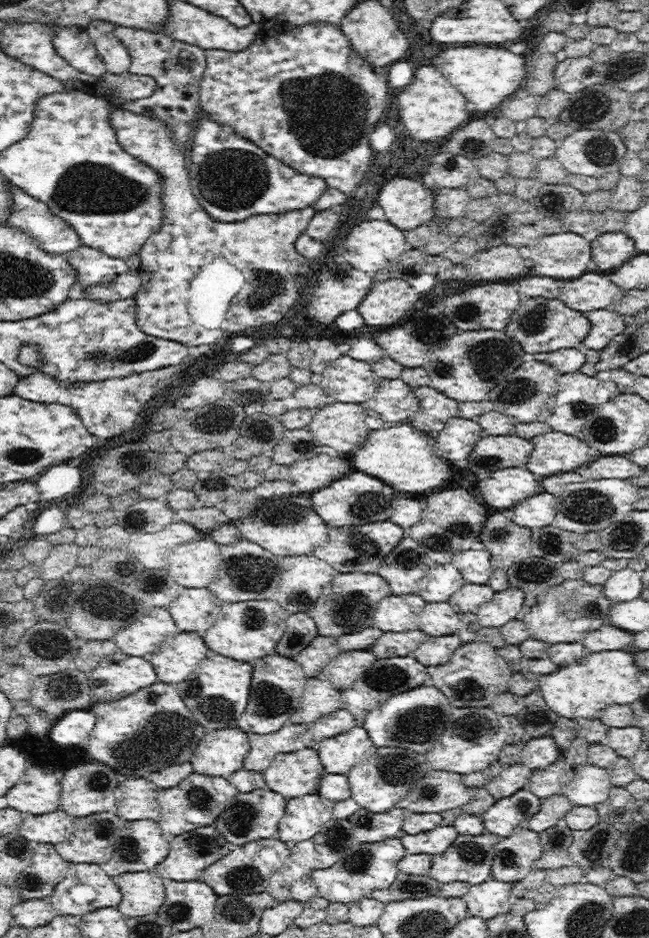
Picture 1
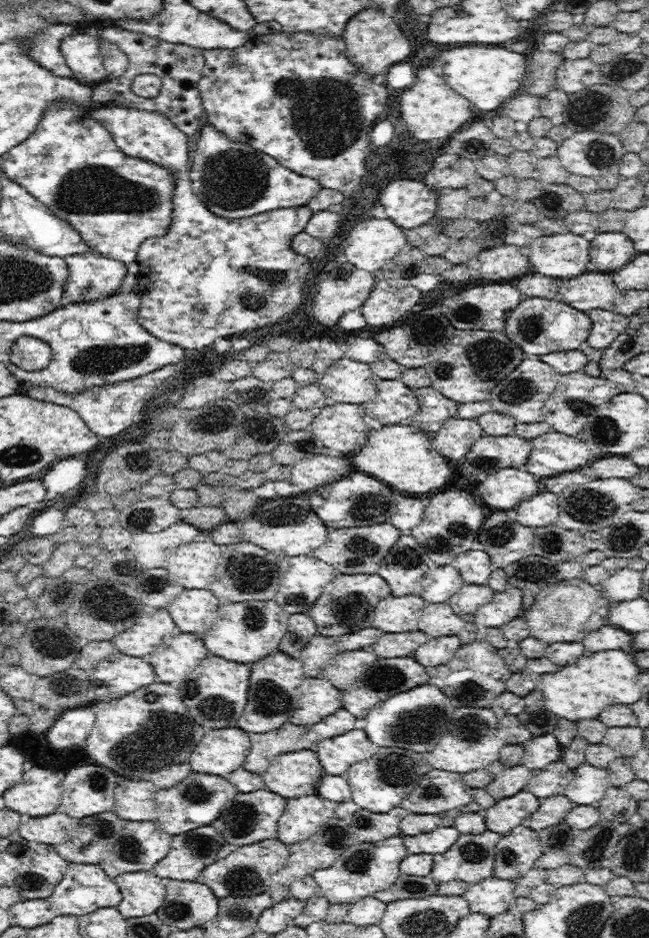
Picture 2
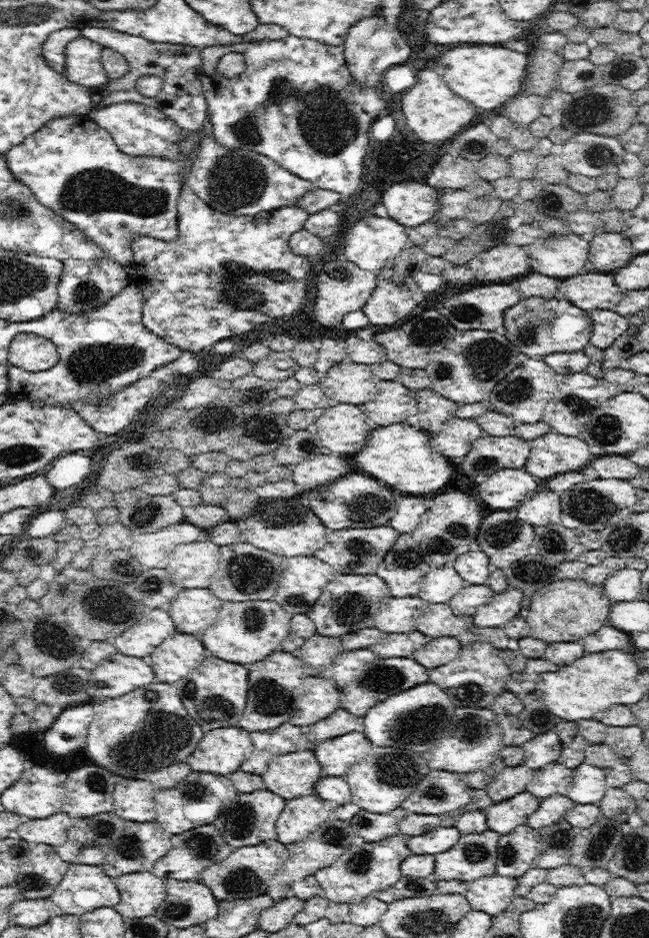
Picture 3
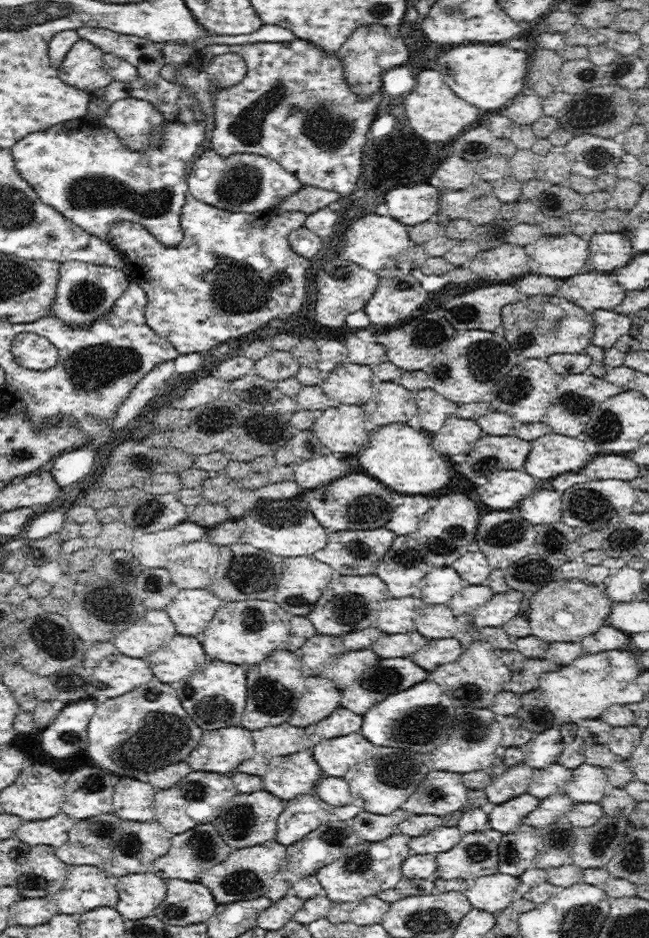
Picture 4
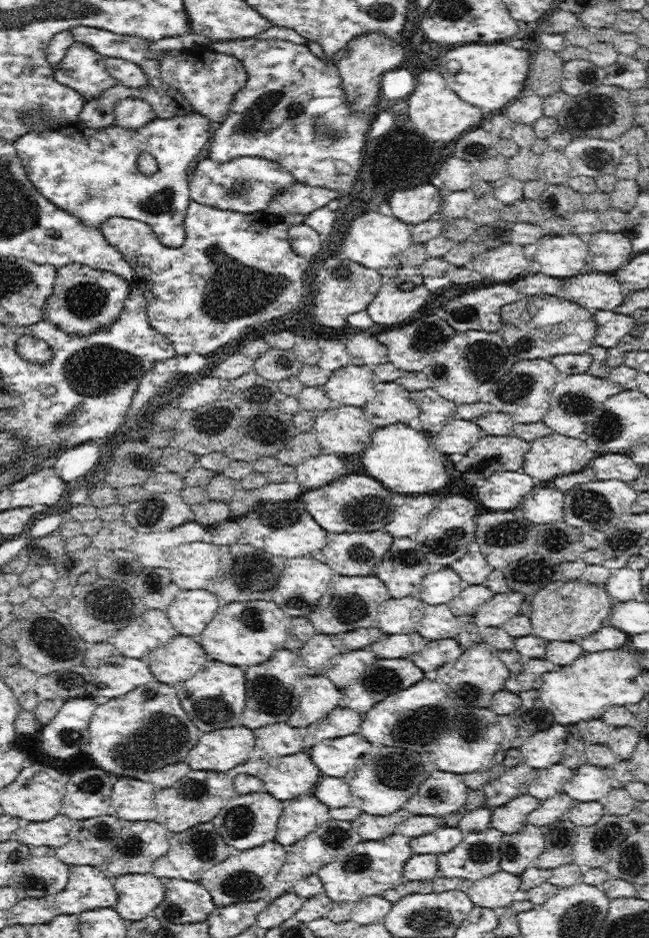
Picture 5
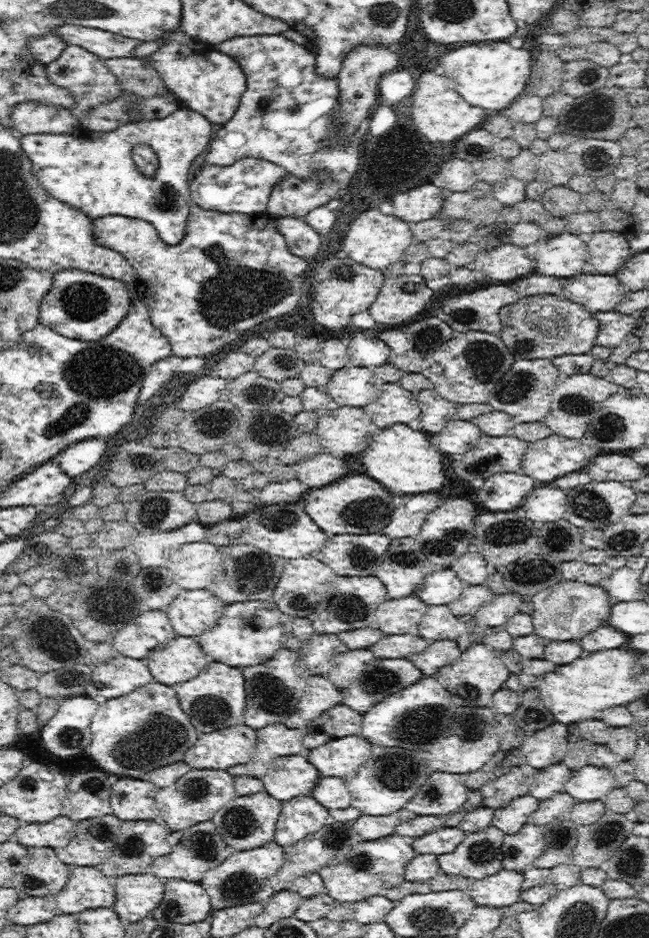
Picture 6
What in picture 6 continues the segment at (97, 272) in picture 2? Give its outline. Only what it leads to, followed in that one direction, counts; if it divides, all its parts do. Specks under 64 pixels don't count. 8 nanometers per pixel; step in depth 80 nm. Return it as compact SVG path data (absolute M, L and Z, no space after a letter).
M66 268L53 274L52 288L41 300L39 322L70 339L98 341L122 322L132 298L128 284L101 274Z

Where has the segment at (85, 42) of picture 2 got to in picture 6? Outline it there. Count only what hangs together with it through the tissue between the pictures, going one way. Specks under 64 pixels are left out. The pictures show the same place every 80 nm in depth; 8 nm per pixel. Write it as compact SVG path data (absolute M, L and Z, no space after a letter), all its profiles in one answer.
M68 45L58 60L51 62L47 68L50 83L66 89L74 96L71 114L76 119L88 113L88 110L96 108L98 104L105 104L108 100L118 99L120 92L122 92L117 79L105 66L105 58L98 57L81 46Z

